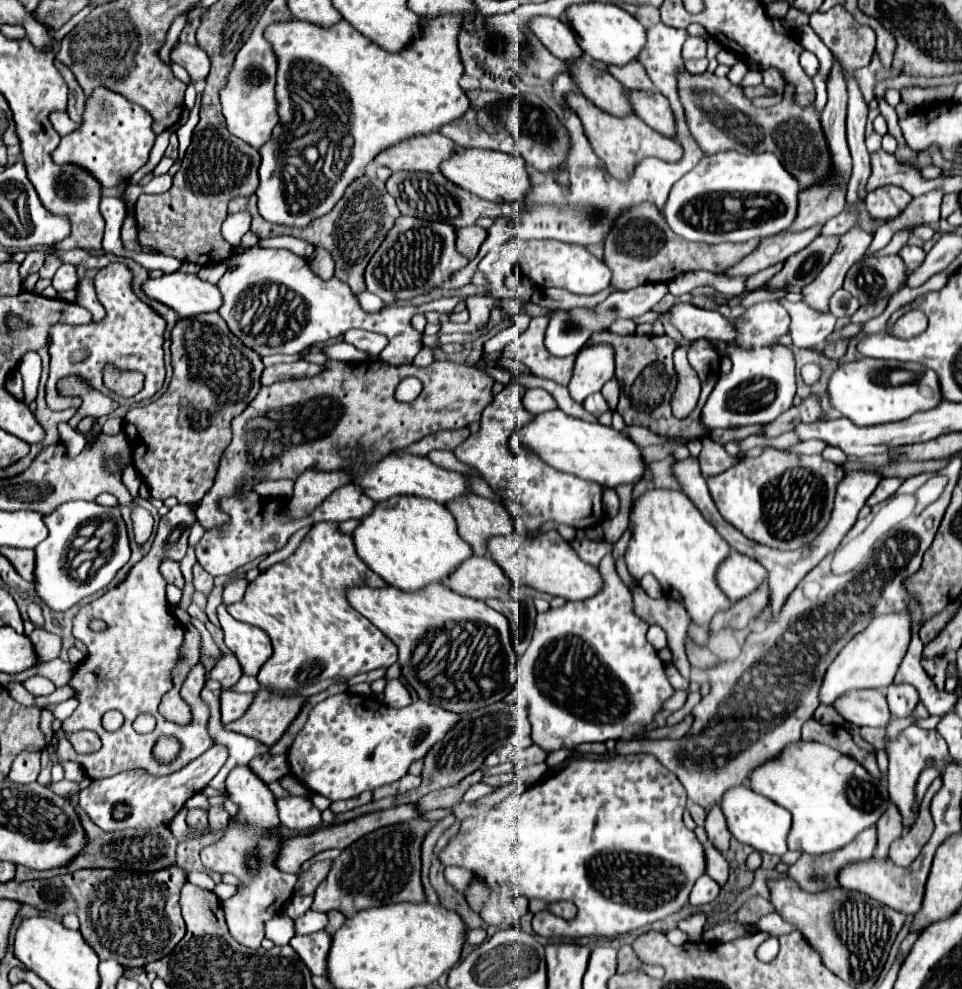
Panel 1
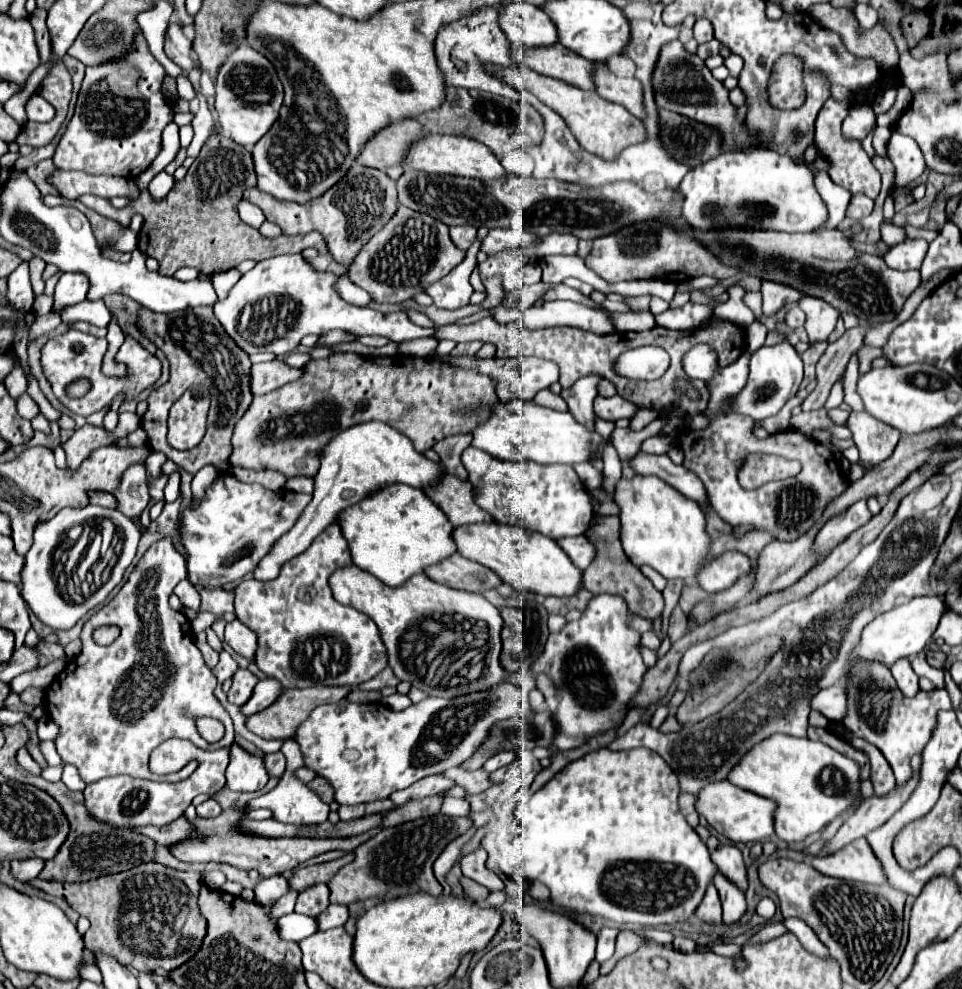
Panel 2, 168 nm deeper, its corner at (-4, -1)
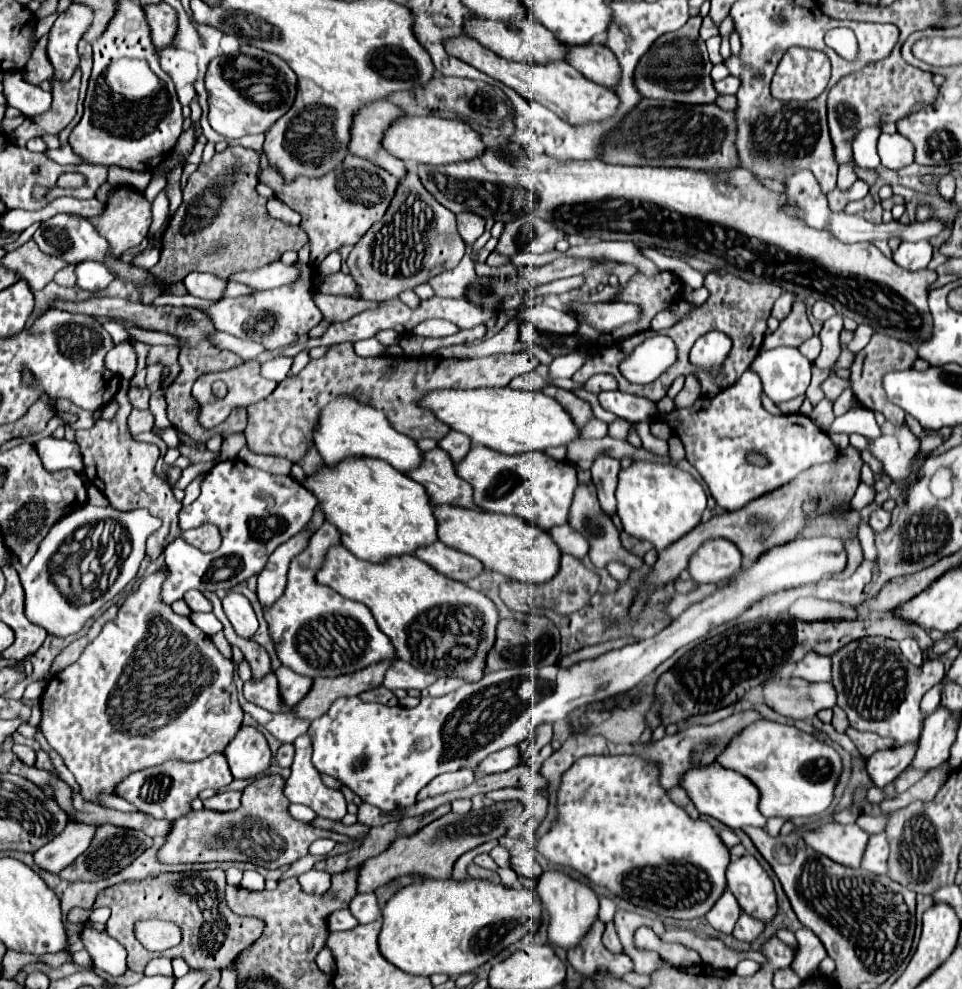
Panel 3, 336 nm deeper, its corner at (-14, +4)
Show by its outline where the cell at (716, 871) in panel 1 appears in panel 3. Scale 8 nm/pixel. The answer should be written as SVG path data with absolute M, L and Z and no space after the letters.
M741 912L737 924L735 924L735 930L733 930L733 936L739 938L739 940L753 940L759 932L763 930L763 922L747 912Z

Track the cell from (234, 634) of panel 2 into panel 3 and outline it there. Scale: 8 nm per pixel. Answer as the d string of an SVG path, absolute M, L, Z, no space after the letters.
M229 592L229 596L223 598L223 610L241 638L253 638L253 634L257 632L257 618L249 600L243 594Z

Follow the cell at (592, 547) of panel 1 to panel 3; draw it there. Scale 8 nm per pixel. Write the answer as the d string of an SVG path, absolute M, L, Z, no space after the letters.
M569 524L567 526L555 526L555 530L549 530L551 538L557 542L563 554L571 554L579 560L583 560L589 552L589 542L583 534L573 530Z

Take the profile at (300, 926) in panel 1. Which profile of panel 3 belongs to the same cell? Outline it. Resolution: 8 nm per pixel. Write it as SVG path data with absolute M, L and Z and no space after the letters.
M357 894L349 902L349 910L357 918L359 924L367 924L367 922L373 922L373 920L381 918L381 908L377 904L375 894Z

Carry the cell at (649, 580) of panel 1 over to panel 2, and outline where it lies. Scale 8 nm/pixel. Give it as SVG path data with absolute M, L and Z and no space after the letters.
M641 567L641 573L655 585L655 589L657 591L663 591L665 589L665 585L667 585L667 579L663 577L663 575L659 575L657 571L653 571L651 567Z

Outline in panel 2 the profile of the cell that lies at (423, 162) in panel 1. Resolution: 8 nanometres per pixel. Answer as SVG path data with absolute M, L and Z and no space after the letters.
M415 119L391 123L391 127L385 127L385 131L379 131L377 135L373 135L373 139L369 139L369 143L365 143L365 149L361 149L361 155L357 155L355 161L359 165L381 171L391 165L401 165L405 147L409 147L421 135L423 129Z

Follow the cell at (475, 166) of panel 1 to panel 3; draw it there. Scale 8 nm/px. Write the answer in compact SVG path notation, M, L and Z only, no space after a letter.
M407 116L401 118L395 126L391 126L389 134L383 138L383 146L389 154L403 162L415 164L453 164L453 162L467 162L475 160L485 152L485 144L469 124L461 120L443 120L437 116Z

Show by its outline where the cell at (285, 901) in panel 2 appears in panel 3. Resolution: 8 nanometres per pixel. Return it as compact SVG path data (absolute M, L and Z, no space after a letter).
M319 839L311 844L309 850L313 850L313 853L319 853L322 850L322 856L328 855L335 847L336 842L331 839Z

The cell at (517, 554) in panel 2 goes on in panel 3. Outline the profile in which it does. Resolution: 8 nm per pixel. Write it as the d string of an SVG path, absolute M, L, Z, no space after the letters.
M435 506L437 534L439 540L455 550L467 552L481 560L487 570L495 570L519 582L543 584L557 576L561 564L561 550L553 542L551 534L539 530L539 526L527 524L519 516L483 512L477 508L457 508L457 506Z

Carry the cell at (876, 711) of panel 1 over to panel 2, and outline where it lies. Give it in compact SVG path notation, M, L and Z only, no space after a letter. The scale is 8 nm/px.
M839 683L813 695L809 703L811 703L811 709L823 713L829 721L841 721L847 711L847 695Z

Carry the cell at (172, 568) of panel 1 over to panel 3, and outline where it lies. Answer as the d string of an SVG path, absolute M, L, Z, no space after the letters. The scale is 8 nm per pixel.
M189 590L189 592L185 592L183 598L185 598L185 602L189 604L189 608L193 612L209 612L211 610L211 602L199 590Z

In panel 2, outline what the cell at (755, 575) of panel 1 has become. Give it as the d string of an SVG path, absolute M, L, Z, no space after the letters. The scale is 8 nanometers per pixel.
M725 551L701 567L697 583L707 593L719 593L731 587L741 575L749 573L751 561L739 551Z

